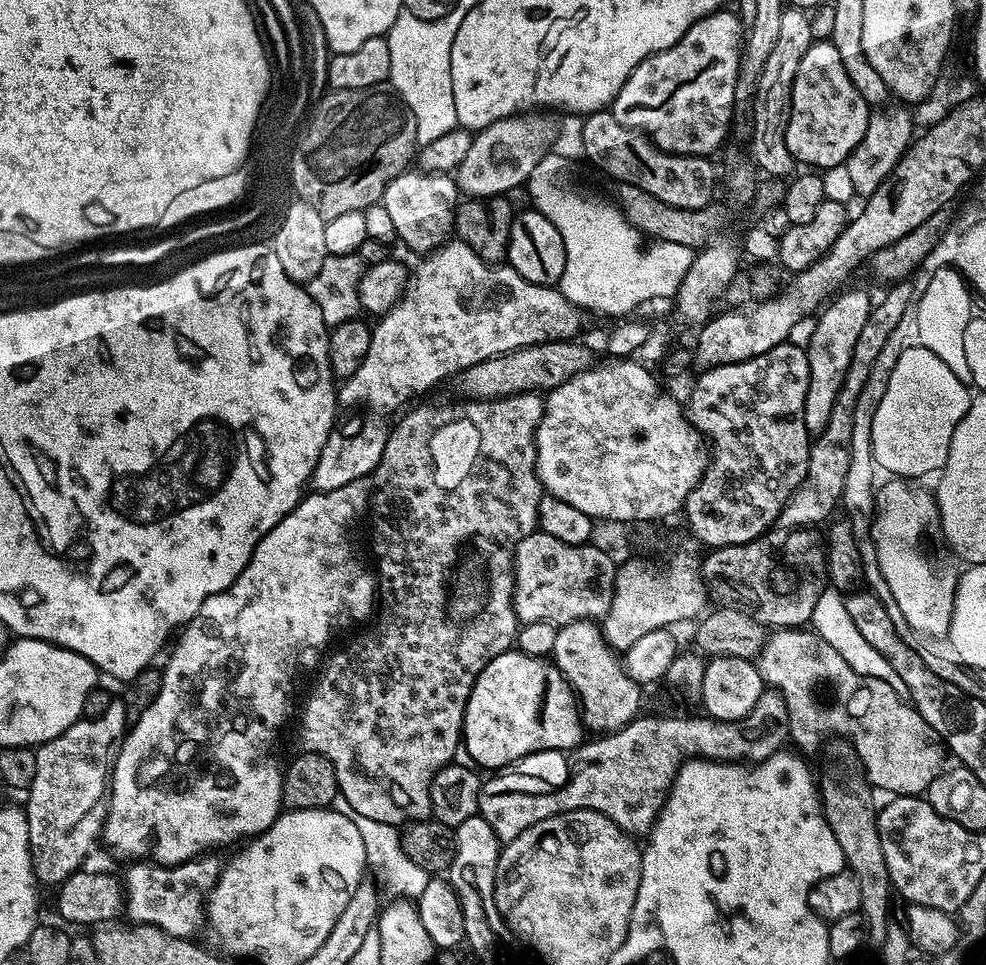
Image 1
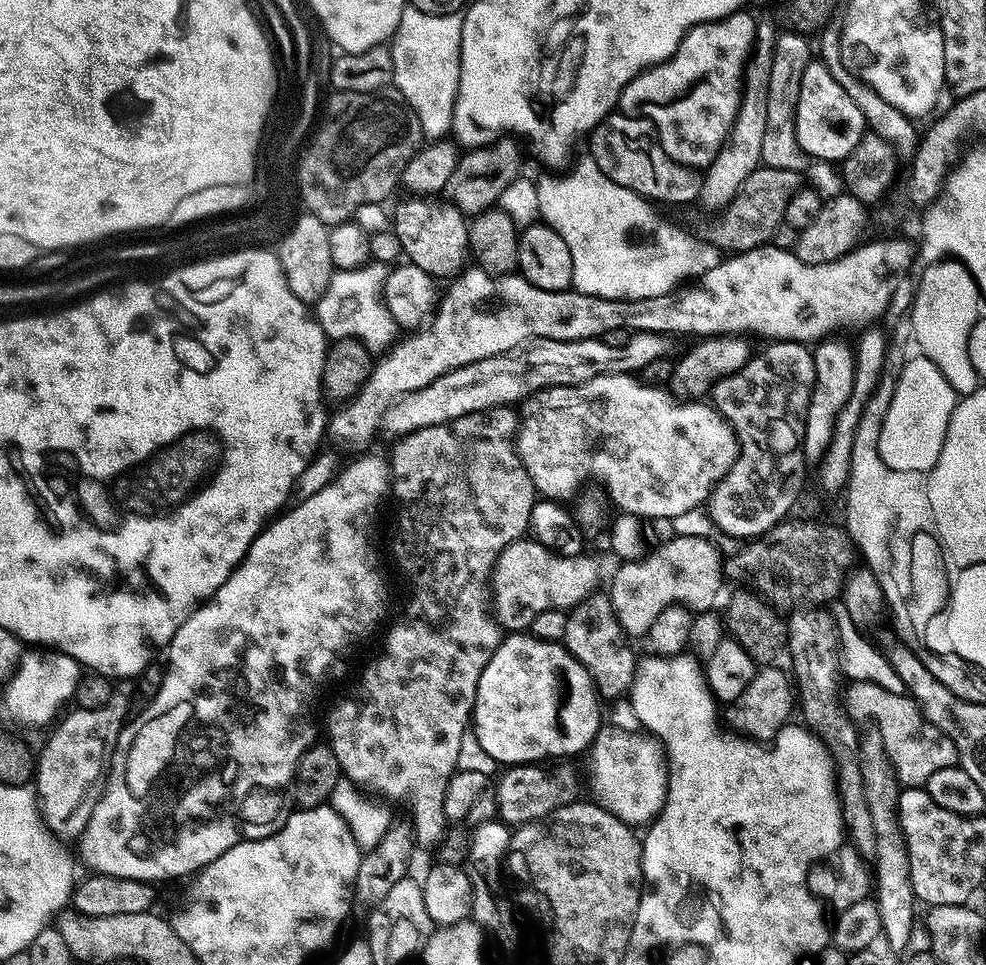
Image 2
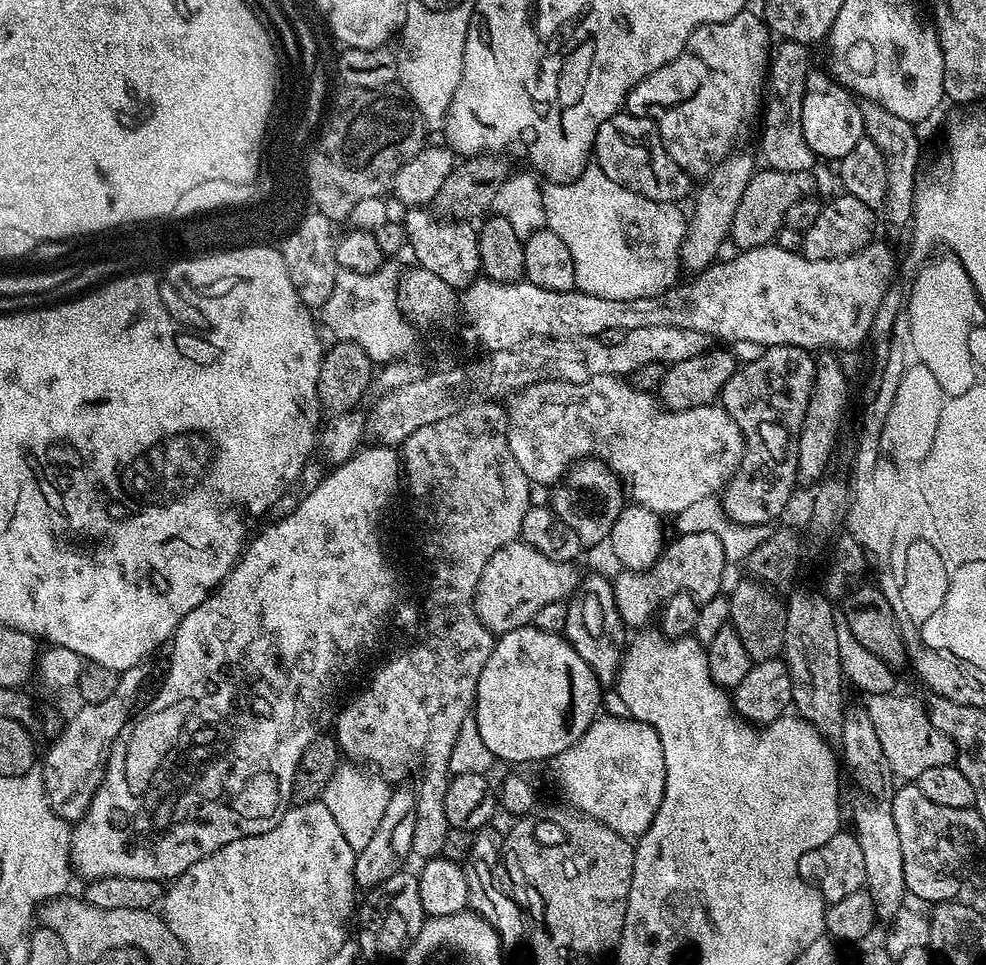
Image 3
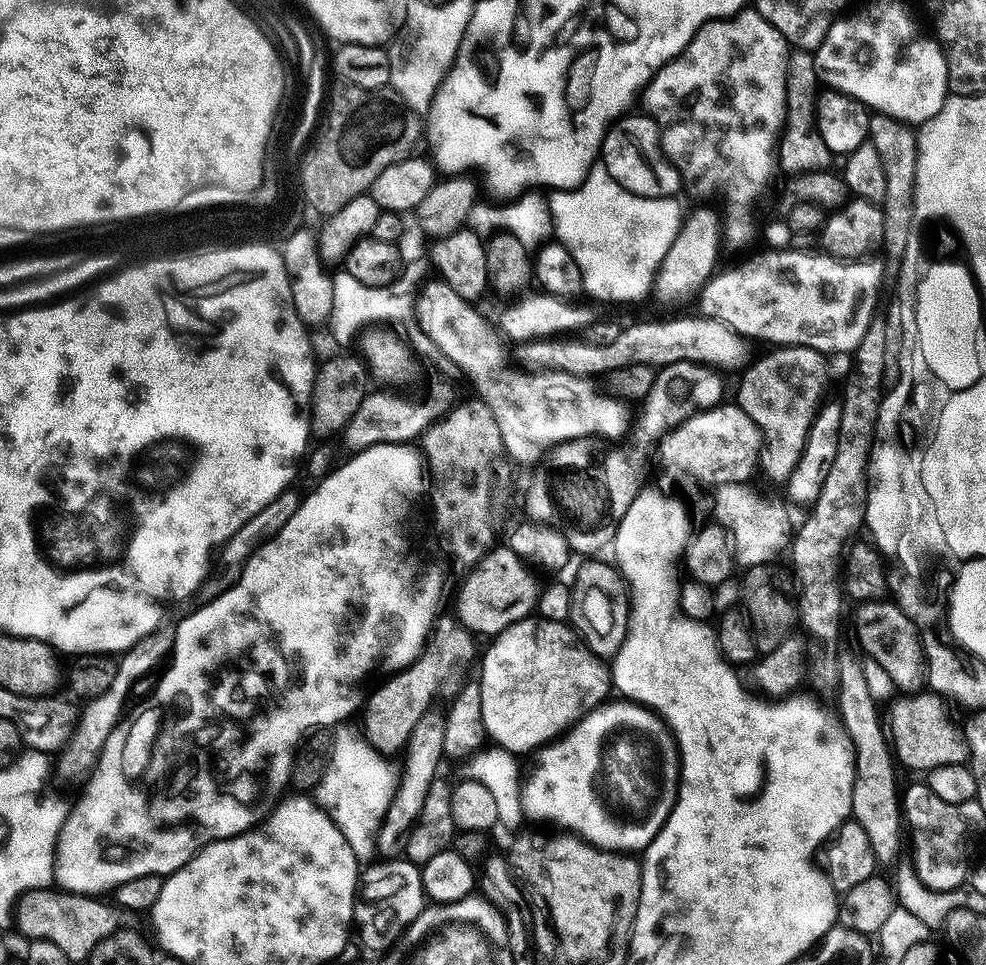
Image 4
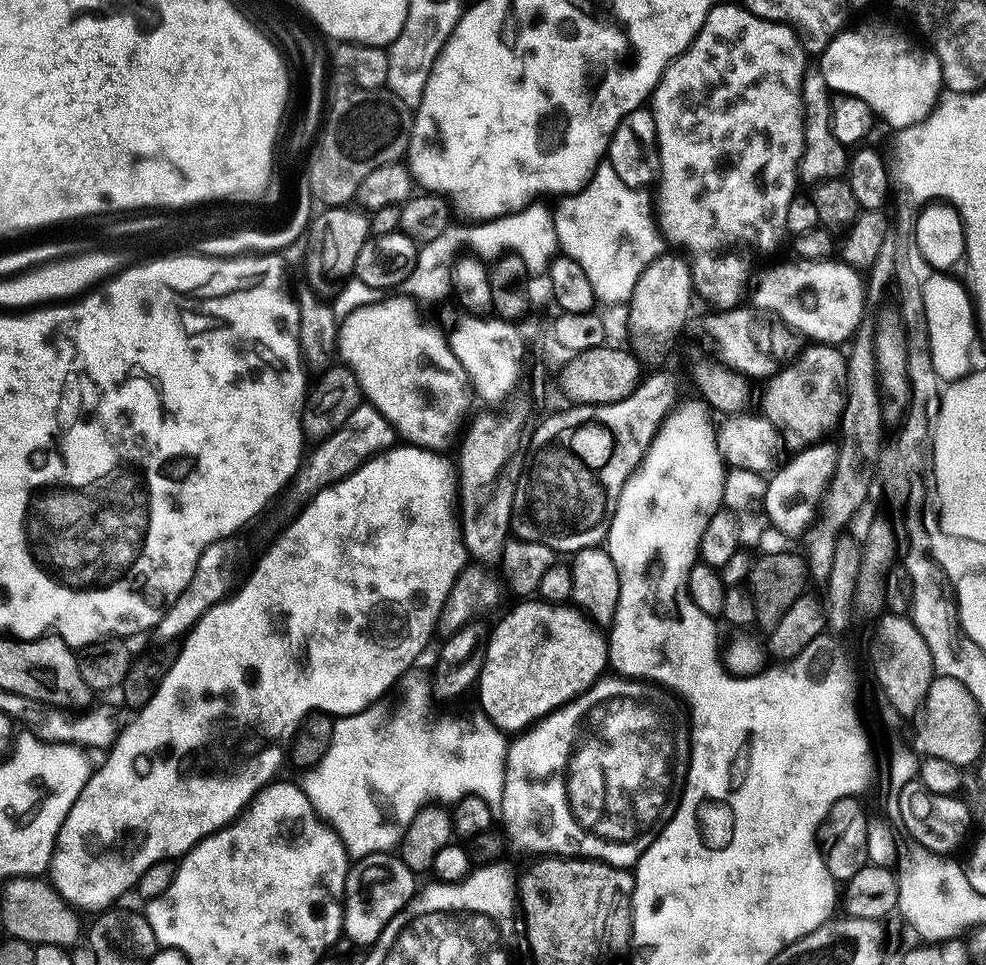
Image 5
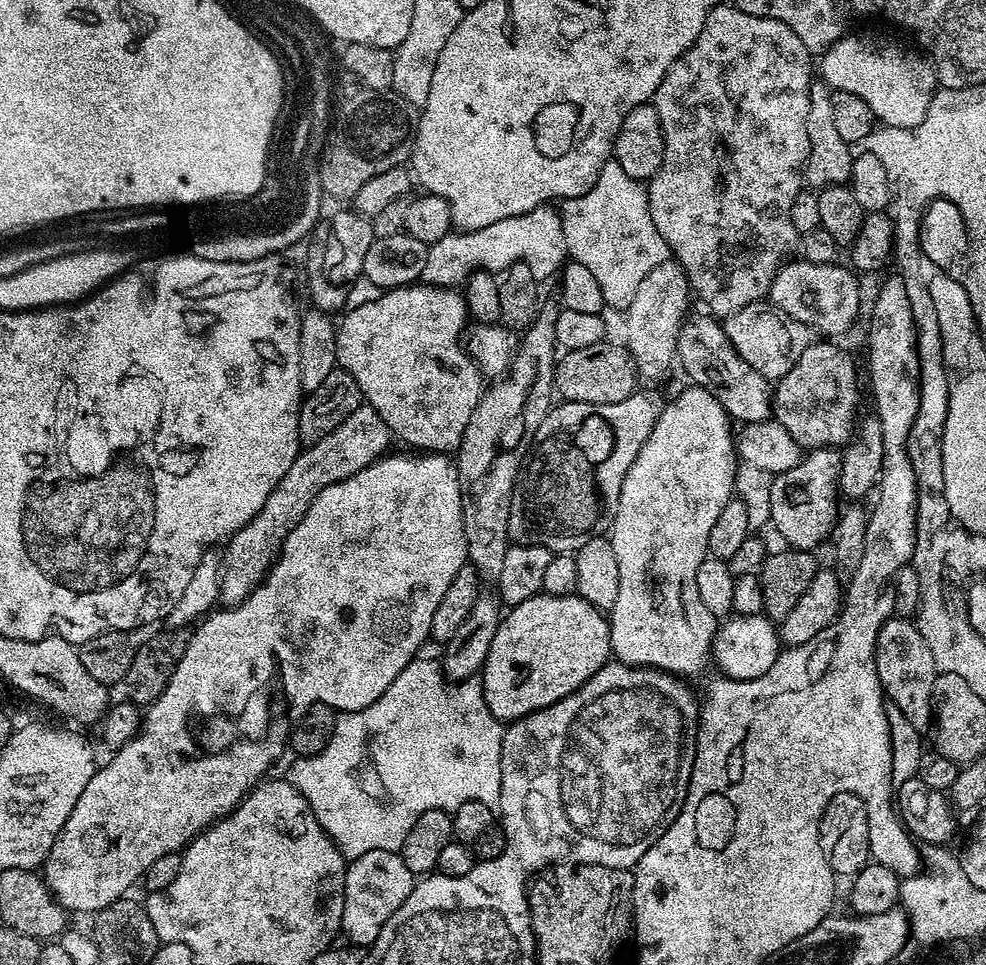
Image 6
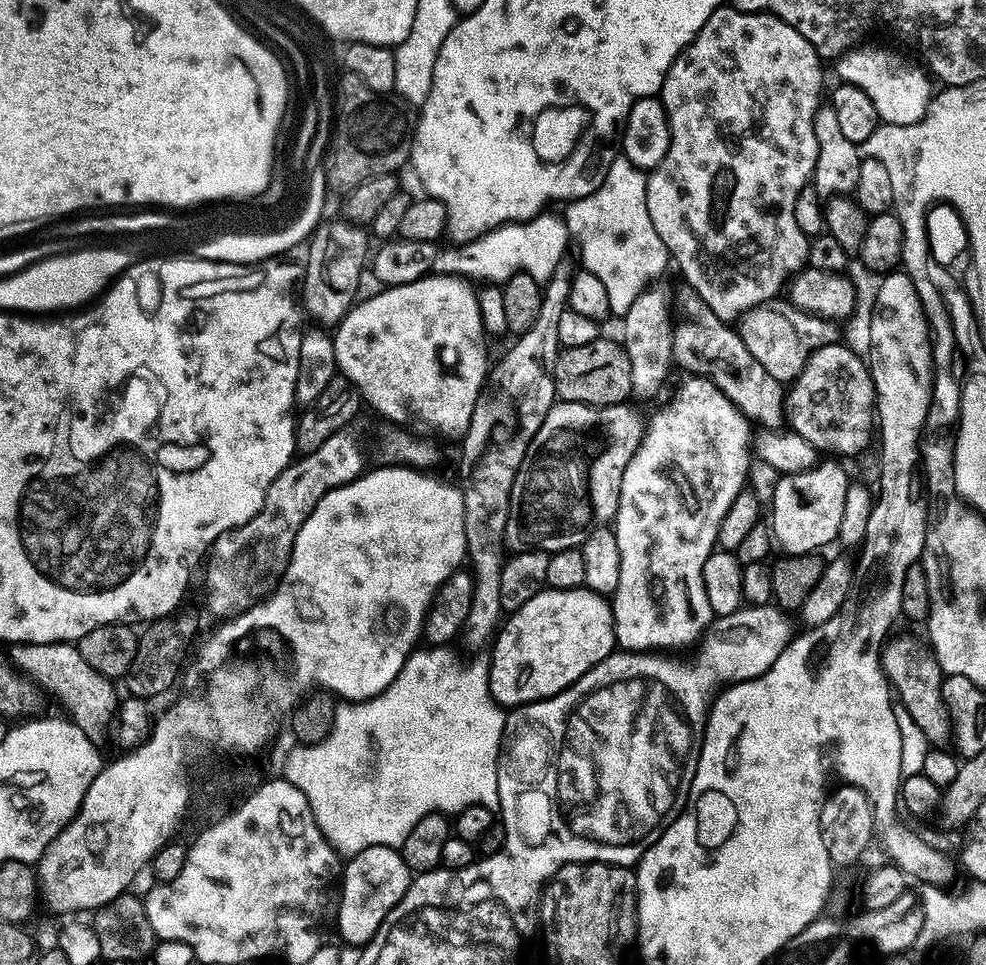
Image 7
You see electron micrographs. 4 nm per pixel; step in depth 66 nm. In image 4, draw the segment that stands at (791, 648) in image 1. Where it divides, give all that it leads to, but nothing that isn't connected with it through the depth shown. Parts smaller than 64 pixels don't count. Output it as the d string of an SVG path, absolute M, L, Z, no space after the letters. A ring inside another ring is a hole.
M921 690L899 698L891 701L892 713L886 716L886 724L890 729L890 747L899 763L901 760L906 767L920 774L926 774L938 766L969 763L968 741L964 738L961 725L952 721L949 701L941 693Z

